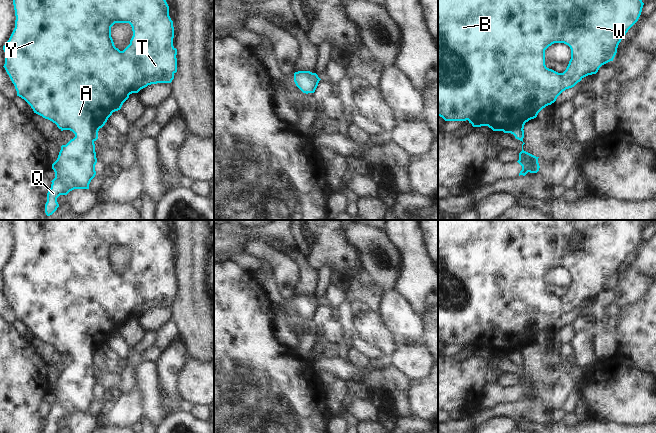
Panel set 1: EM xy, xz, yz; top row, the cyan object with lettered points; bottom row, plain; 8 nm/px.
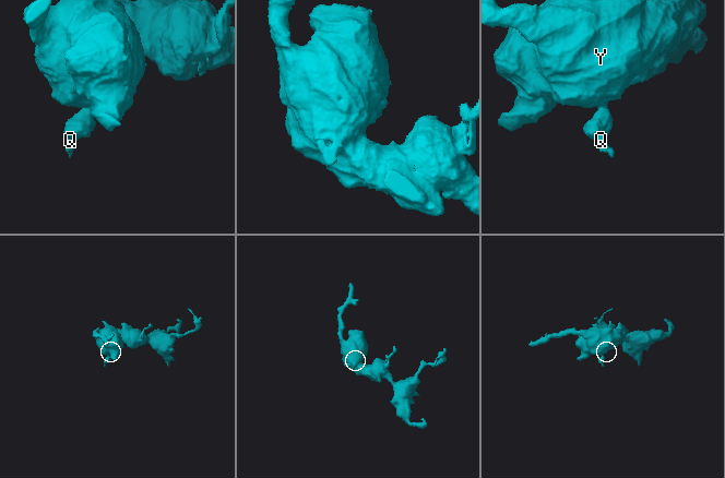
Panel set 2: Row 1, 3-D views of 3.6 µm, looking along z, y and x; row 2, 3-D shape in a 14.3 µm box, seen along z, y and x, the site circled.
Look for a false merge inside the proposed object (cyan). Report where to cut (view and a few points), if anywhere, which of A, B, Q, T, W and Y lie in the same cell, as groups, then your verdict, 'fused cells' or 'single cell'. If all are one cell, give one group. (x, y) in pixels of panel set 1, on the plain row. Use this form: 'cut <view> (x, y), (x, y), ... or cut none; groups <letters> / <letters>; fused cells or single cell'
cut none; groups A B Q T W Y; single cell

